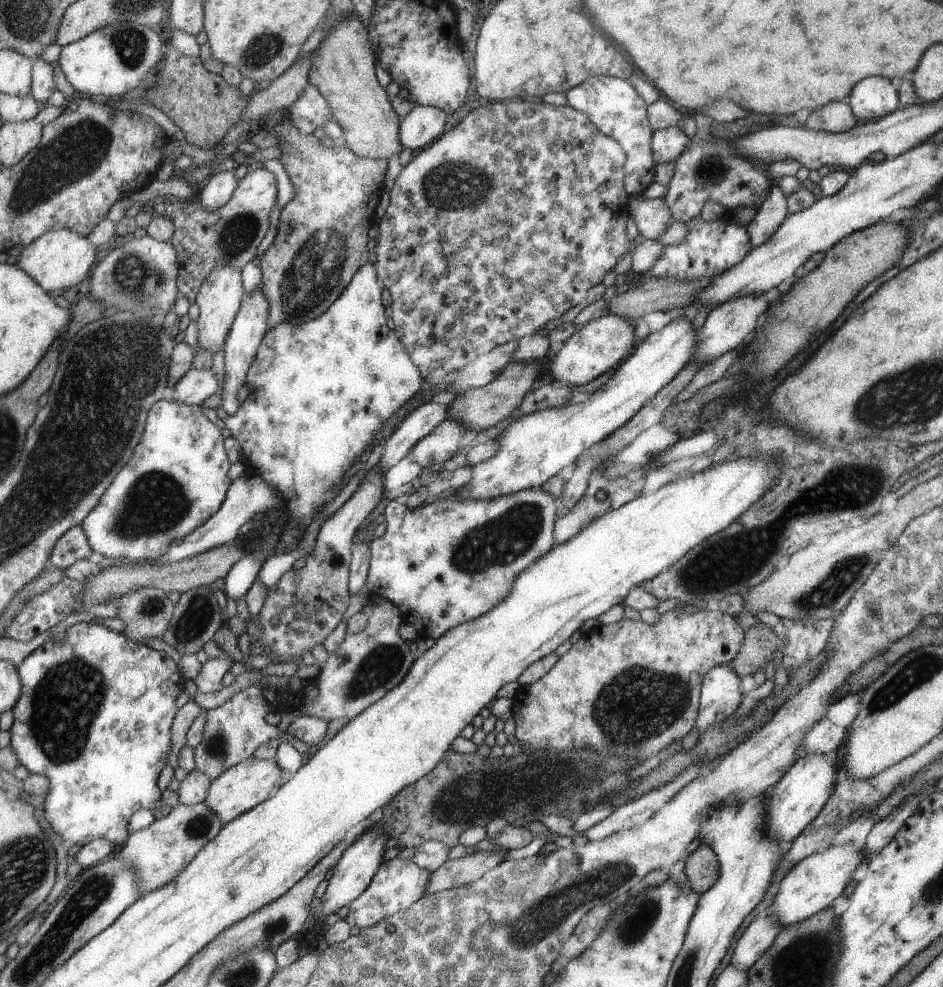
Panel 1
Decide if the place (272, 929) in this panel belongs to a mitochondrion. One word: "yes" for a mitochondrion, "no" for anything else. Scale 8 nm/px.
yes

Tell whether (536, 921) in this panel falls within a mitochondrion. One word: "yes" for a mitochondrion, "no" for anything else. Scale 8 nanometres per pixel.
yes

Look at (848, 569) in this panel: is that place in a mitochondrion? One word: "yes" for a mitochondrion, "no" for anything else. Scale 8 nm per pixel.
yes

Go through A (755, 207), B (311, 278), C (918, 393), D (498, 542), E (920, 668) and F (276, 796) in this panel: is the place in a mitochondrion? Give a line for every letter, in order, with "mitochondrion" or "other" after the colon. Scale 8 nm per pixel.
A: other
B: mitochondrion
C: mitochondrion
D: mitochondrion
E: mitochondrion
F: other

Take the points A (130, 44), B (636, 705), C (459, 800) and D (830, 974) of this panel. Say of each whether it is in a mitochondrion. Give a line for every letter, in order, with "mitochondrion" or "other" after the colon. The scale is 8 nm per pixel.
A: mitochondrion
B: mitochondrion
C: mitochondrion
D: other

